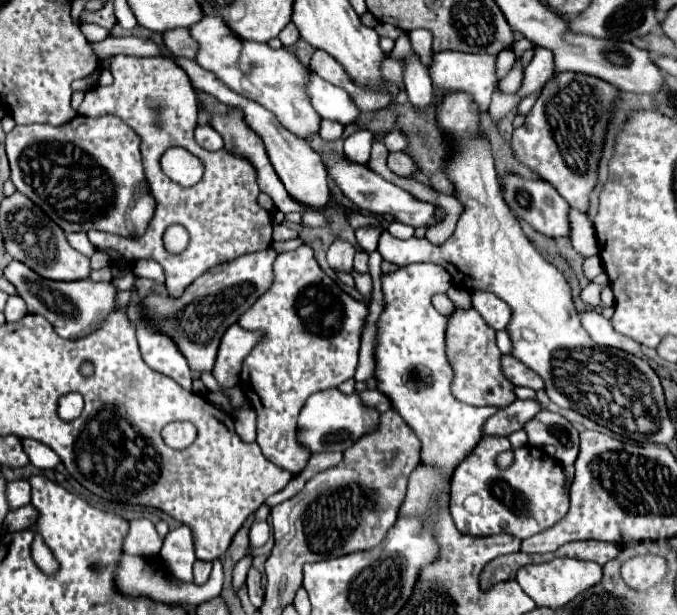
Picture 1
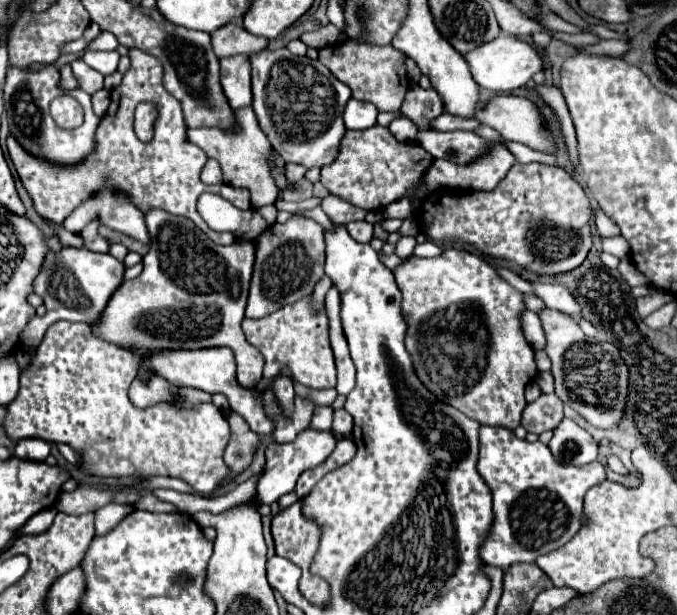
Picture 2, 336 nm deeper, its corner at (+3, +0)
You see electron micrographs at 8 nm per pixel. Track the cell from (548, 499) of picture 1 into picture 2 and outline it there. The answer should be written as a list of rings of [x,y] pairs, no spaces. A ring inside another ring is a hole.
[[[506,427],[480,429],[478,471],[490,485],[494,497],[494,525],[480,549],[480,557],[486,565],[500,567],[502,571],[512,567],[514,563],[534,563],[536,557],[566,545],[586,525],[586,513],[584,513],[586,491],[598,481],[606,479],[606,471],[598,461],[592,461],[588,465],[560,465],[550,453],[548,445],[540,441],[528,443],[526,439],[518,439],[514,431]]]

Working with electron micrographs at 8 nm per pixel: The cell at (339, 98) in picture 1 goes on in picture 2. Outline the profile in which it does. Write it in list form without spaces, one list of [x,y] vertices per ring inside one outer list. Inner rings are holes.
[[[350,99],[344,111],[344,123],[348,129],[368,129],[376,123],[378,109],[372,103]]]

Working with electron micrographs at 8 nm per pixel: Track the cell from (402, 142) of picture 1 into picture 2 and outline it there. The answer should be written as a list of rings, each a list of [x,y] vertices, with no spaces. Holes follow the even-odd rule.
[[[414,85],[408,89],[400,111],[410,117],[418,129],[430,129],[428,123],[444,111],[444,103],[434,89],[422,89],[420,85]]]

